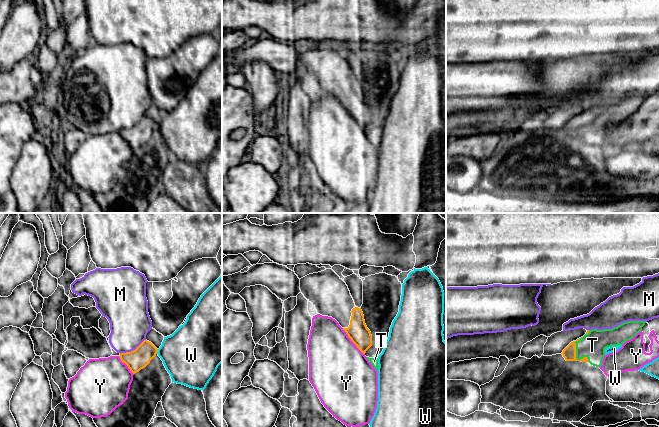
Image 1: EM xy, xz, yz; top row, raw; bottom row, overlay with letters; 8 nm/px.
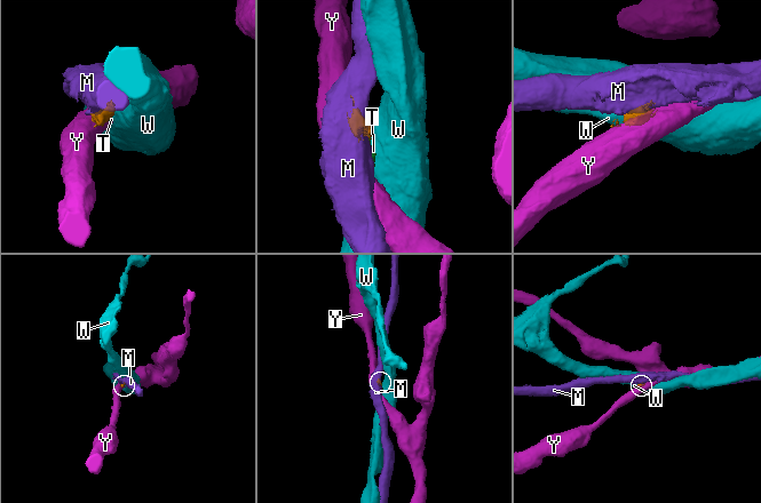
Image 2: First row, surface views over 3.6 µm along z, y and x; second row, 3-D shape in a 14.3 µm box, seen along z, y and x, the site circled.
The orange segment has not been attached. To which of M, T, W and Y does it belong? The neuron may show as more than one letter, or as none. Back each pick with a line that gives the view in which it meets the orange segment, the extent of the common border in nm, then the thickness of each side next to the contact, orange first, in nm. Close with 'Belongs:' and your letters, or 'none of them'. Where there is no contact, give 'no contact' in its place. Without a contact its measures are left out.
T: contact in yz; length 200 nm; calibres 110 and 200 nm
Belongs: T

